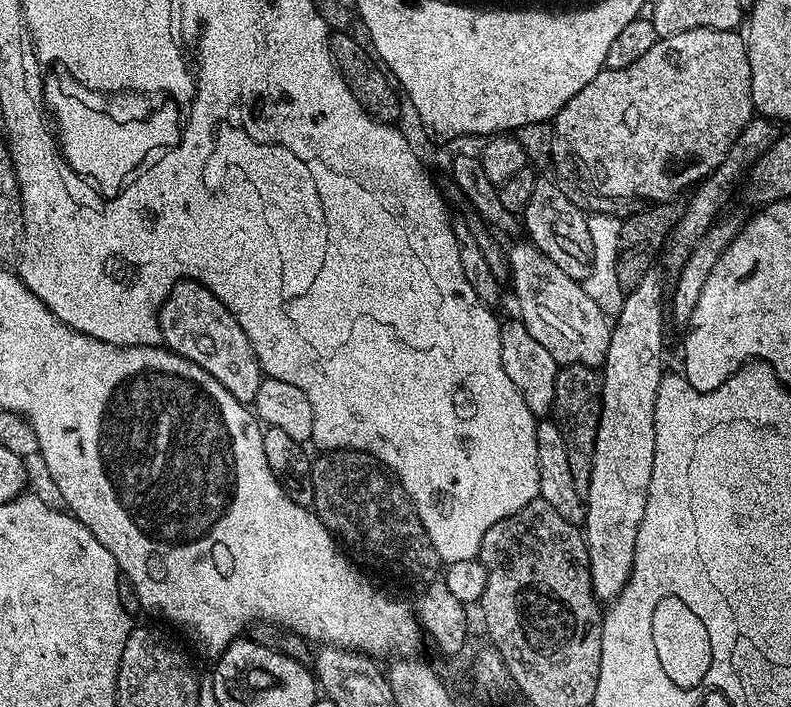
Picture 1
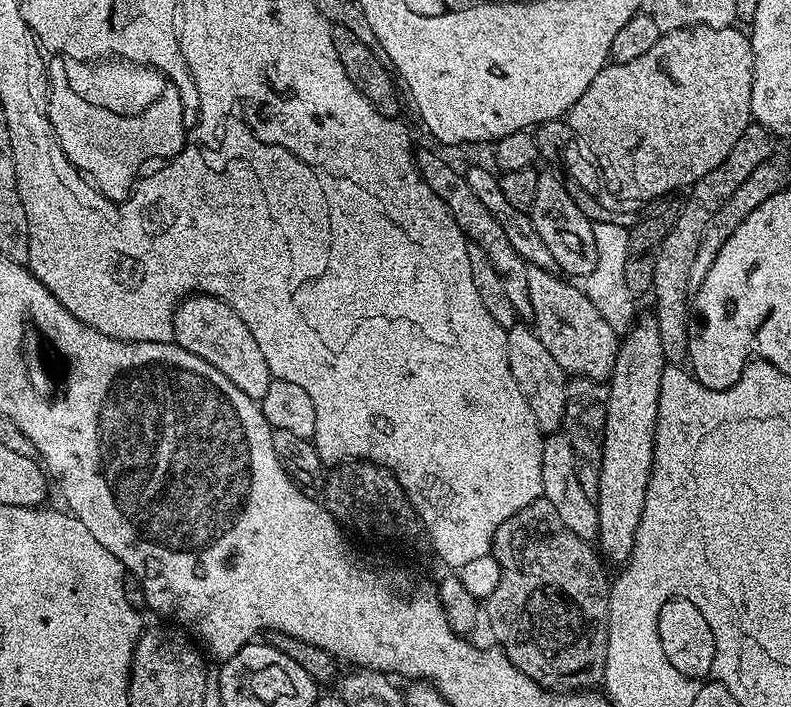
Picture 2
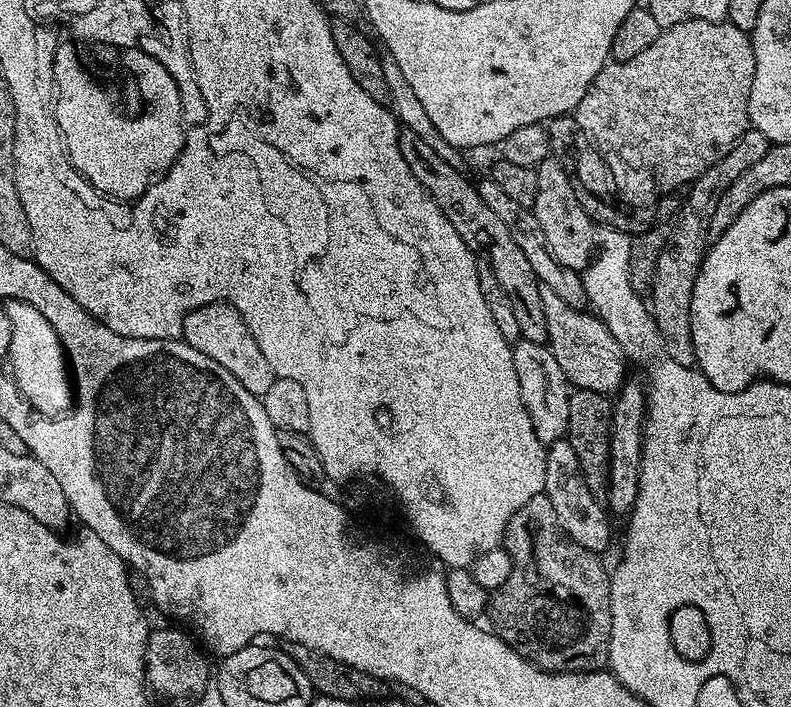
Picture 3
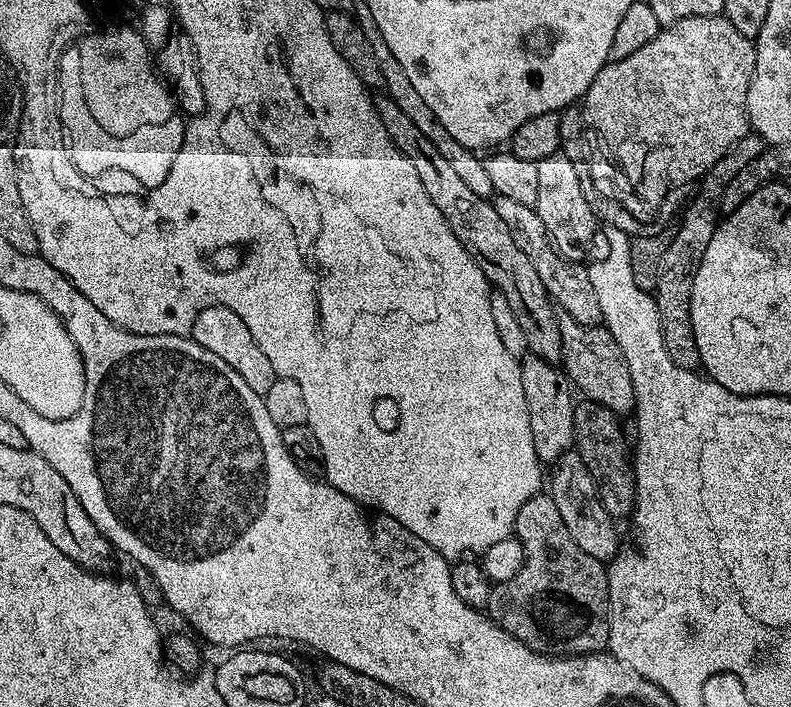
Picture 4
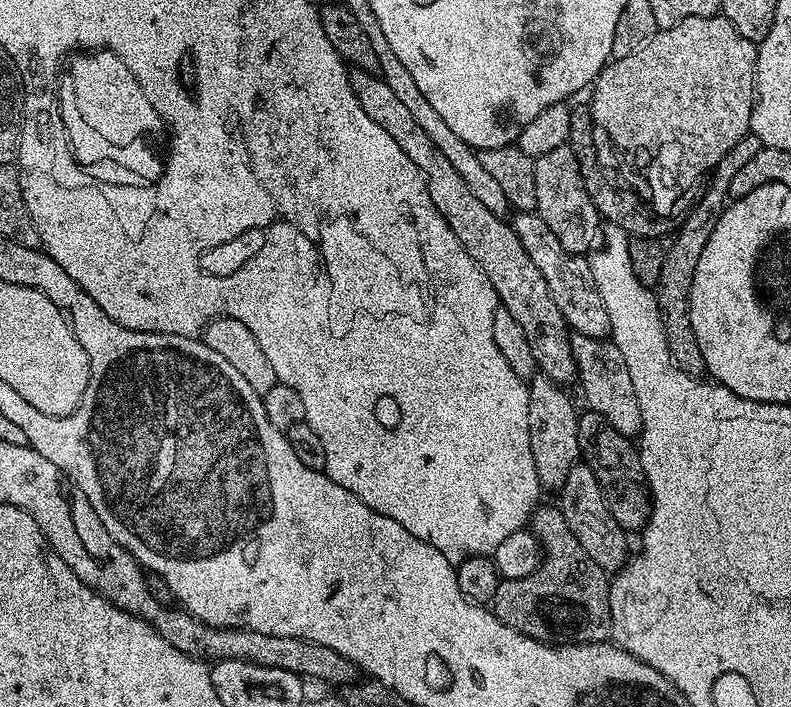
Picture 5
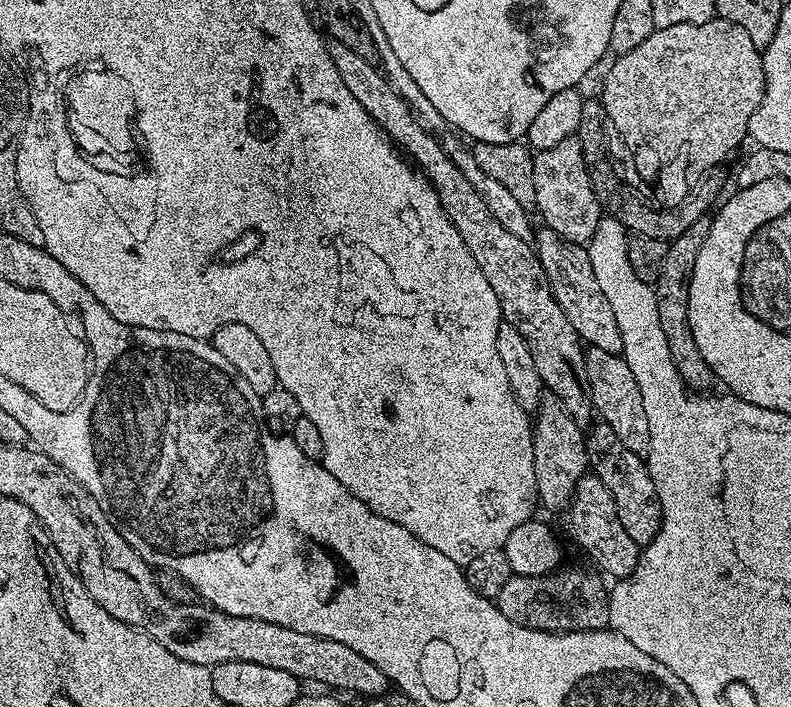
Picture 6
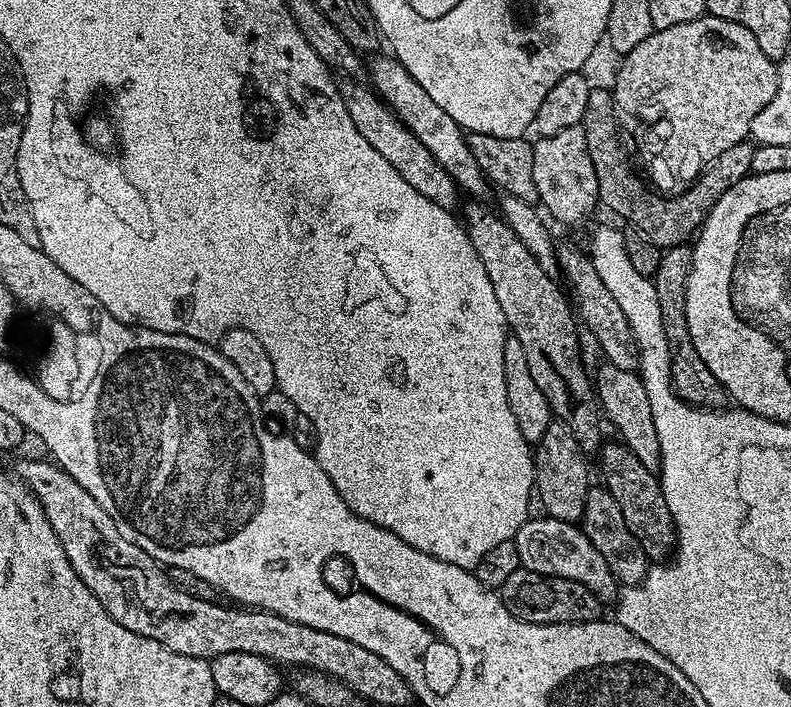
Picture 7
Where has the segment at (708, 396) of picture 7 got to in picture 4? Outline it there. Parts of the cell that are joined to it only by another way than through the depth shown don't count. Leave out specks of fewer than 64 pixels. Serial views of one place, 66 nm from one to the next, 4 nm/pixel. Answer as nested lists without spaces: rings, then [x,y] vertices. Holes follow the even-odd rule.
[[[749,134],[738,138],[718,162],[701,176],[698,181],[698,191],[691,197],[689,209],[686,218],[679,218],[678,226],[680,229],[676,233],[671,233],[666,254],[662,254],[660,263],[660,273],[656,283],[655,297],[658,306],[658,322],[660,323],[660,333],[662,342],[666,346],[666,354],[678,366],[691,368],[693,370],[700,368],[700,355],[698,354],[698,342],[694,342],[694,330],[690,322],[690,294],[694,290],[694,274],[698,274],[698,266],[702,262],[702,254],[706,254],[706,246],[710,238],[714,238],[714,230],[718,221],[721,219],[720,199],[730,186],[730,181],[734,179],[734,174],[742,170],[754,158],[758,158],[764,153],[766,142],[762,137],[755,134]]]

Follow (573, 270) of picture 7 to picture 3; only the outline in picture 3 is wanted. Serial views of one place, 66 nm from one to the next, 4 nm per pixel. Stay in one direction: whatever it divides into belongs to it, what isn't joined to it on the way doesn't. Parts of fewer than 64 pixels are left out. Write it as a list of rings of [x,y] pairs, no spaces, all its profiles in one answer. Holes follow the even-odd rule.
[[[491,178],[479,181],[478,187],[482,194],[482,202],[486,202],[486,206],[490,206],[490,210],[494,210],[494,214],[498,214],[498,218],[502,218],[502,222],[506,222],[506,230],[510,230],[510,238],[514,238],[514,242],[522,249],[522,254],[526,254],[526,259],[530,262],[530,270],[534,270],[536,279],[540,281],[541,285],[554,290],[554,294],[558,294],[558,298],[570,302],[570,306],[584,308],[588,304],[588,295],[584,289],[583,275],[556,261],[554,254],[544,241],[535,212],[526,206],[518,206],[518,202],[513,202],[508,195],[502,194],[498,182],[494,182]]]

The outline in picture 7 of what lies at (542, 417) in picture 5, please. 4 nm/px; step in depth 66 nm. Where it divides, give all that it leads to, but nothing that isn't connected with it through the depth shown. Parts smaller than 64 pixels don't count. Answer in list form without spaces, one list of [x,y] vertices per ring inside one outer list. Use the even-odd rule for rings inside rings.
[[[553,419],[552,424],[546,426],[546,434],[534,445],[534,463],[536,466],[535,491],[538,493],[538,504],[545,513],[559,520],[570,520],[573,522],[583,521],[584,507],[586,506],[586,494],[590,487],[588,481],[588,464],[585,452],[578,446],[574,434],[570,434],[570,426],[566,426],[560,420]]]

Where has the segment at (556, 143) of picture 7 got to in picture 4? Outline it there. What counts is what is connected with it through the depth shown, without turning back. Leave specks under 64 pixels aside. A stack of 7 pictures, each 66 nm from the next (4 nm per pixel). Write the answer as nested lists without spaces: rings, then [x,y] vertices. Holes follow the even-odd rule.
[[[557,154],[550,158],[542,158],[538,166],[538,202],[536,213],[542,218],[542,226],[546,226],[552,245],[565,260],[583,261],[584,255],[598,240],[598,221],[594,210],[590,210],[590,202],[584,197],[582,173],[576,168],[577,161],[571,156]]]

